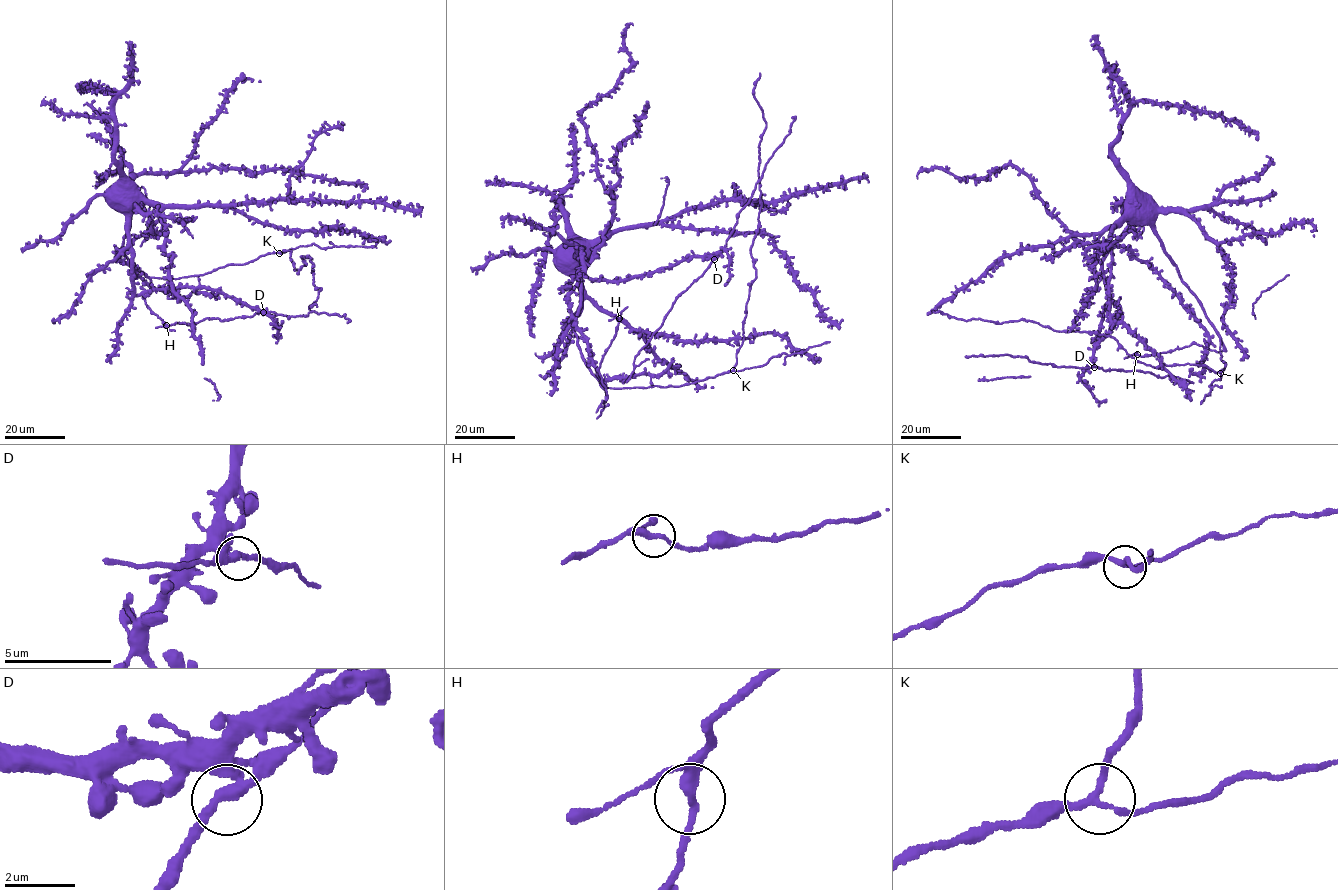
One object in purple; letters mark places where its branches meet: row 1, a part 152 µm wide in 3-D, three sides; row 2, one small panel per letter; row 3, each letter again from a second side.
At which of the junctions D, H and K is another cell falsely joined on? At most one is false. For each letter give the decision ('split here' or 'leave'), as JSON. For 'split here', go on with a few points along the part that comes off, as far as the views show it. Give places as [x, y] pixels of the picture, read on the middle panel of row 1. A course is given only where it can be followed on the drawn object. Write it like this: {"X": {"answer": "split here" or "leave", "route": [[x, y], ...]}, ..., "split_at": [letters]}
{"D": {"answer": "leave"}, "H": {"answer": "leave"}, "K": {"answer": "leave"}, "split_at": []}

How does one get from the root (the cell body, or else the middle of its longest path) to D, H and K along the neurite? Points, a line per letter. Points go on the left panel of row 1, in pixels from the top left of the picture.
D: (126, 204), (133, 294), (186, 287), (215, 289), (263, 312)
H: (126, 204), (121, 251), (150, 279), (144, 299), (166, 325)
K: (126, 204), (122, 210), (128, 206), (128, 231), (121, 251), (133, 269), (150, 277), (203, 275), (279, 253)

